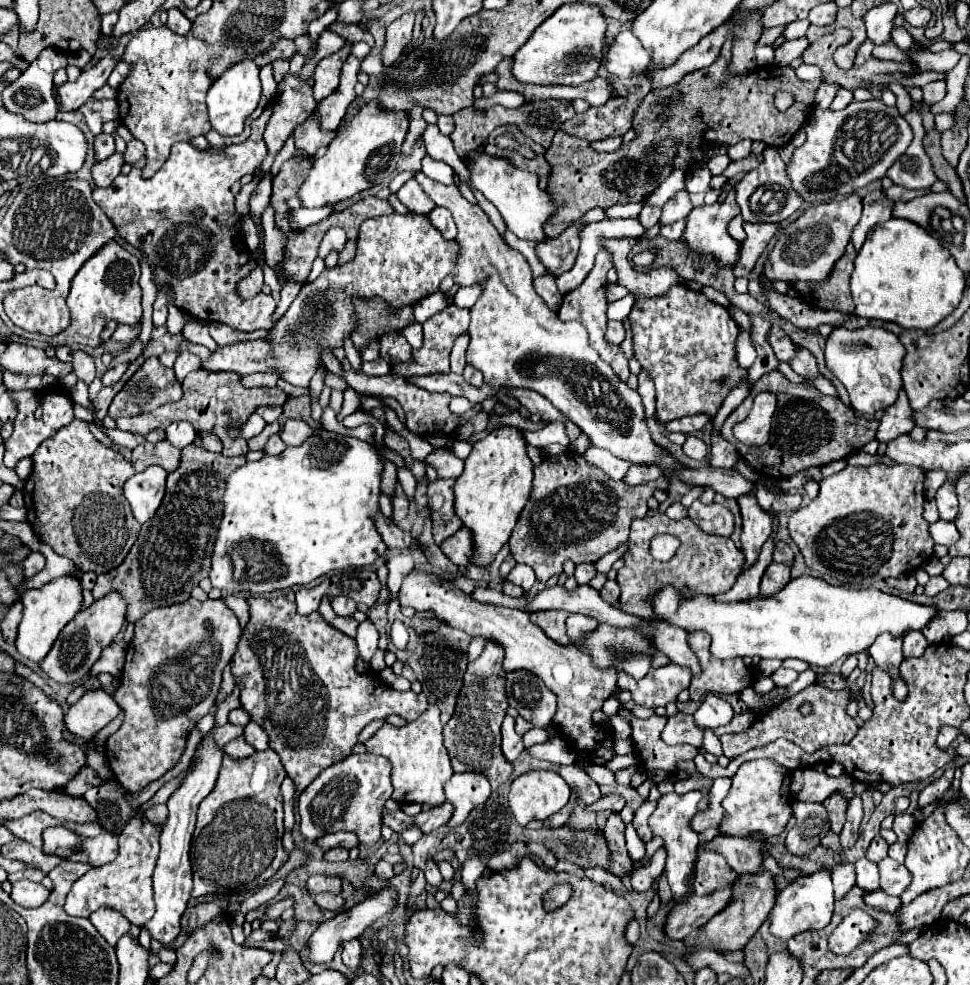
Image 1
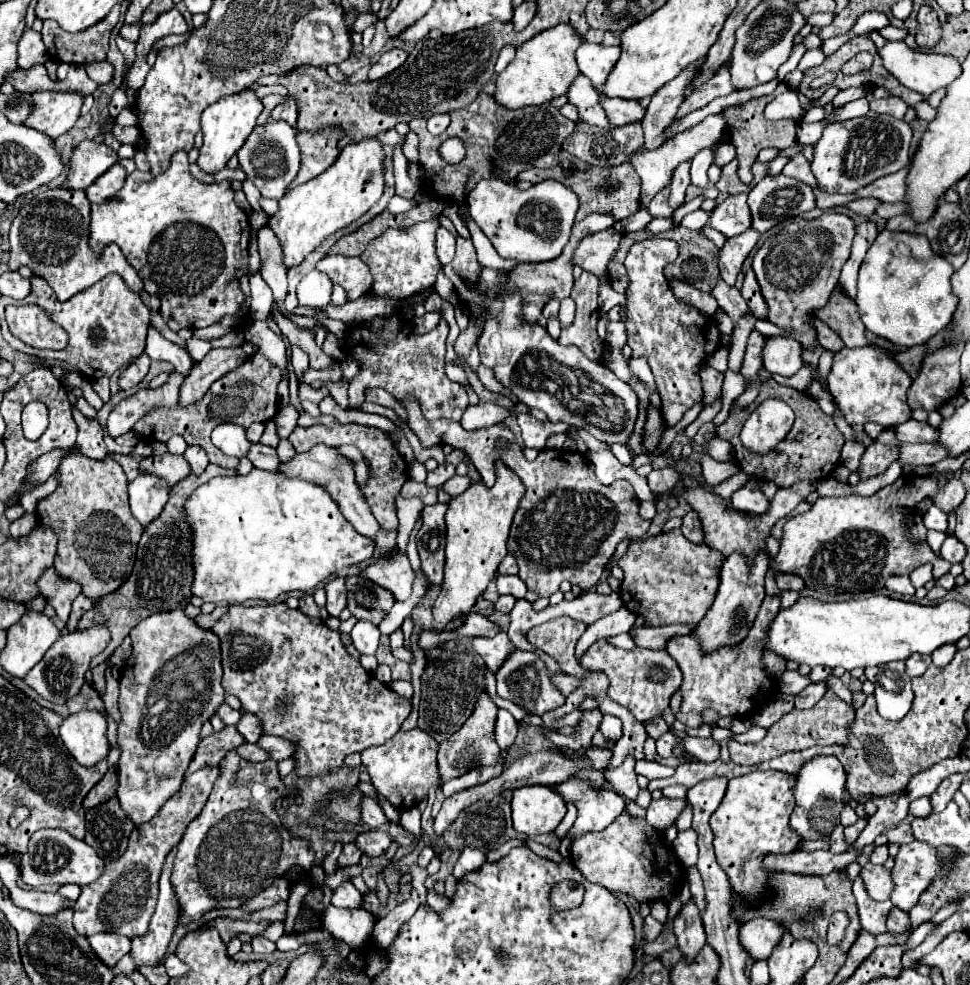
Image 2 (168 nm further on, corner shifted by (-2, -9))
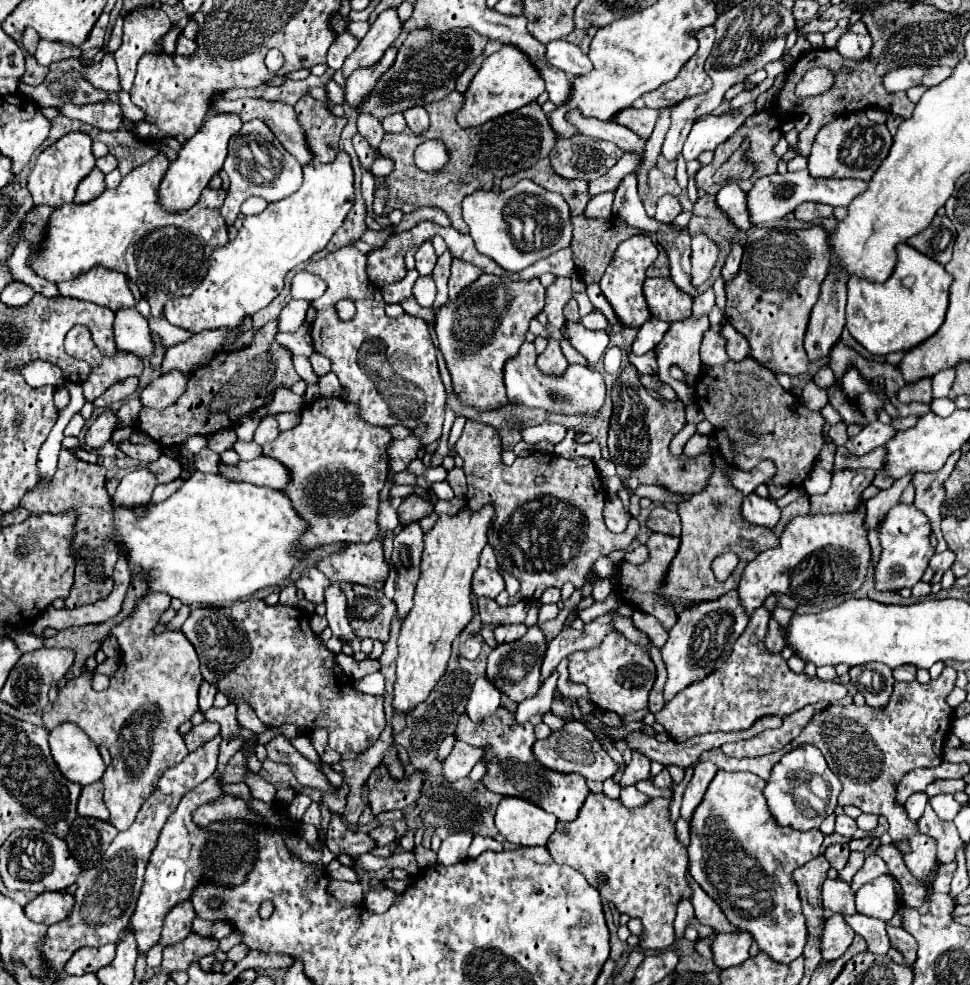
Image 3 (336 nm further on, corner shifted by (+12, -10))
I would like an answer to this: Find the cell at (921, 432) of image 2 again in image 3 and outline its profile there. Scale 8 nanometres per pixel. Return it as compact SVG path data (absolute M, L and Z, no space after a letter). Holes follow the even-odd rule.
M880 421L870 423L868 427L864 427L856 437L850 437L846 447L852 455L864 455L870 453L876 447L886 445L898 431L892 425L884 425Z

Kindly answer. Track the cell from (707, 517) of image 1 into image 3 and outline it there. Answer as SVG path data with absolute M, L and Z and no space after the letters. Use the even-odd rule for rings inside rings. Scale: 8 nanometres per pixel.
M654 507L648 517L648 527L658 533L680 537L680 517L666 507Z

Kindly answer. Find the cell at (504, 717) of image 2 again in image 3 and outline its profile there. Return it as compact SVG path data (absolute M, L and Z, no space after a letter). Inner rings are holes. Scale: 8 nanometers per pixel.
M482 675L480 679L476 679L470 691L466 713L474 723L482 723L498 707L500 707L500 691L496 691L496 687L492 687L492 683L488 683L488 679Z

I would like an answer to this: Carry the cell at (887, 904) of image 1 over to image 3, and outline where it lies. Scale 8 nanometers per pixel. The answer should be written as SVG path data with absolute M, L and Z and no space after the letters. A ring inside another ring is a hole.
M886 925L886 931L890 937L890 945L904 955L906 965L912 965L916 961L916 939L904 927Z

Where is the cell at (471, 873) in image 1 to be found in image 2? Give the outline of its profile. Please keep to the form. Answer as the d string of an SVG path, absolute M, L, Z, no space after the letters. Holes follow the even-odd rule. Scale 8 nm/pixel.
M468 846L466 850L460 852L460 858L456 860L452 874L454 874L456 880L460 880L460 878L464 878L468 872L478 870L484 862L486 862L486 854L480 852L478 848L474 848L474 846Z

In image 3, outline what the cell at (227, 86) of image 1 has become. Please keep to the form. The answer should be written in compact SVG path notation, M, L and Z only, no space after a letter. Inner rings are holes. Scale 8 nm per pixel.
M216 113L216 115L210 115L202 123L198 133L192 135L182 145L178 159L168 167L168 171L160 183L160 203L164 203L164 207L168 211L174 211L174 209L184 211L186 207L192 207L200 199L200 193L208 185L212 175L216 175L222 169L222 163L224 163L226 151L228 151L228 141L232 135L236 135L236 131L240 131L240 127L242 127L240 115Z

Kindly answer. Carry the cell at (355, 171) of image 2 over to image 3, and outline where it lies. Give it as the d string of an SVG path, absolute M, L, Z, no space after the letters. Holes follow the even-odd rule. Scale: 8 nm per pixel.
M340 151L338 157L320 167L304 167L304 183L290 197L270 203L262 213L250 215L244 219L244 227L238 231L238 237L232 243L216 249L210 259L210 269L200 287L190 297L170 299L164 305L164 317L178 327L184 327L192 333L200 333L204 329L218 327L236 327L244 315L254 315L262 307L266 307L284 287L284 277L296 265L308 261L314 253L322 251L338 227L344 223L348 213L354 207L354 171L350 165L350 155Z

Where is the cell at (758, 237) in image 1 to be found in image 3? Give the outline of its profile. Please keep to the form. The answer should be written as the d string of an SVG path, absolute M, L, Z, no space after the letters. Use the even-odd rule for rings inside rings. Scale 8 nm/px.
M704 233L692 237L692 283L700 287L712 273L720 255L720 247Z

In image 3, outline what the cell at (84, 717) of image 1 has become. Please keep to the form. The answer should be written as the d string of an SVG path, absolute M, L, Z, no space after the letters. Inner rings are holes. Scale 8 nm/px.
M62 723L50 731L50 751L64 777L80 785L98 781L106 769L98 745L76 723Z

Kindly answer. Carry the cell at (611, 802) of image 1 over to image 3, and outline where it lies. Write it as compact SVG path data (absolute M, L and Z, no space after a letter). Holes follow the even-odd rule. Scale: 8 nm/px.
M498 709L496 715L490 715L480 727L468 719L464 713L458 719L458 727L454 737L458 741L464 741L474 747L490 747L486 759L490 761L488 773L484 775L482 783L500 795L512 795L512 797L522 797L538 807L542 807L548 813L554 813L558 821L572 821L578 817L586 797L590 795L590 789L586 785L586 779L582 775L560 775L556 771L548 771L540 767L532 755L532 743L536 741L534 737L534 727L532 723L516 725L514 715L510 715L506 709Z

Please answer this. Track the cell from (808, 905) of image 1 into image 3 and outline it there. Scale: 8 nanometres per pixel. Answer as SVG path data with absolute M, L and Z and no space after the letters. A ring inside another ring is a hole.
M748 931L720 933L712 945L714 963L722 969L742 965L748 959L748 949L752 945L752 935Z

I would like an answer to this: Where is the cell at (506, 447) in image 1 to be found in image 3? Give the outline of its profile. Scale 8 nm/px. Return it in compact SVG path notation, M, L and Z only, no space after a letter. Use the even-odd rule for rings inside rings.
M490 503L474 513L464 507L456 515L440 515L436 525L424 535L424 555L414 595L414 607L406 615L398 637L398 677L394 683L396 711L408 713L416 703L428 697L446 669L452 641L472 619L472 575L478 569L478 557L488 543L486 533L494 517L496 513Z

